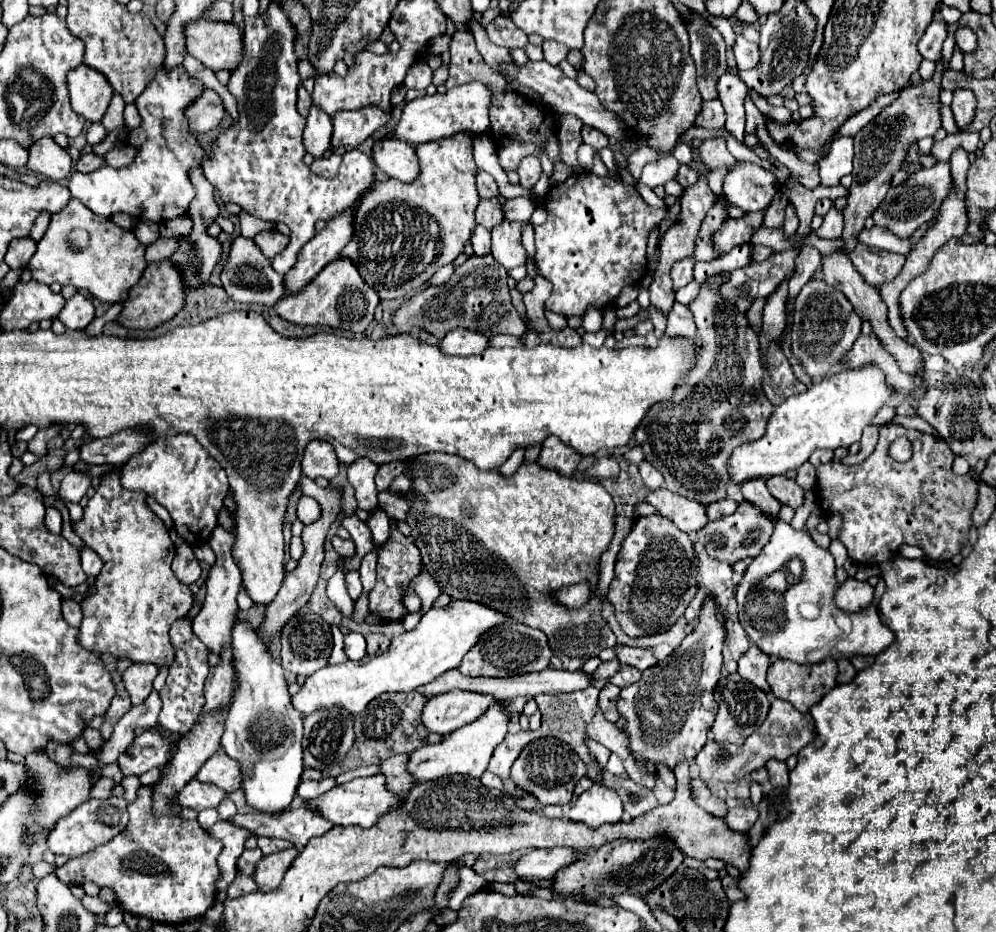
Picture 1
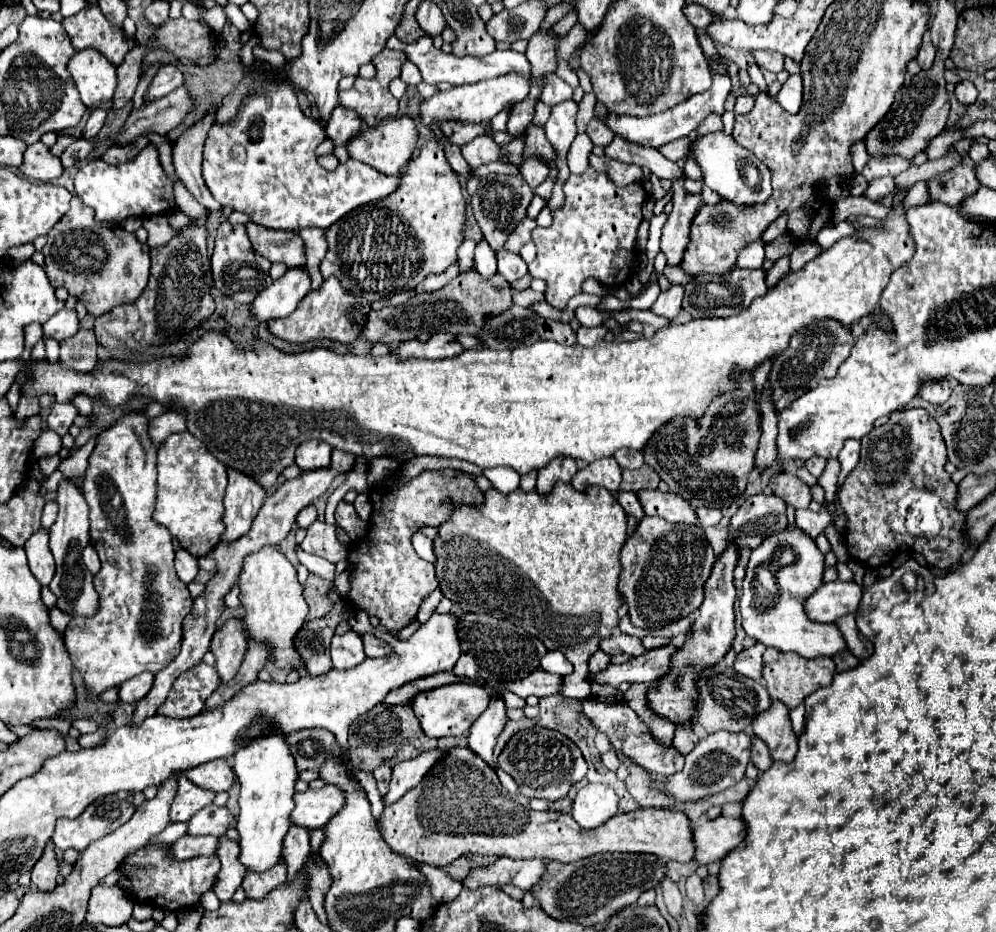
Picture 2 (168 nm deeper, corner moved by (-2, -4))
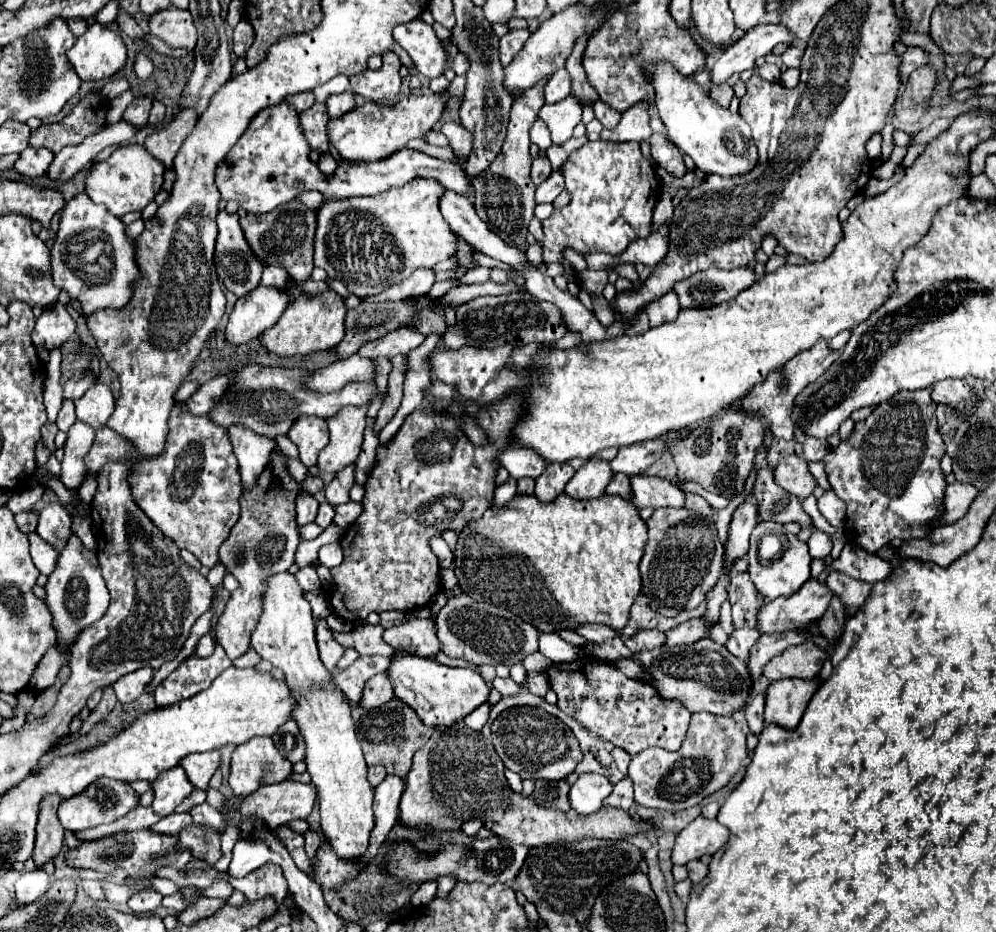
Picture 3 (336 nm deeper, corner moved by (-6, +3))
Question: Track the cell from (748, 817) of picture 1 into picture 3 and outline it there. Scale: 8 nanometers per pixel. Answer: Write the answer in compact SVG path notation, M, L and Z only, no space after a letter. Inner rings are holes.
M696 817L686 829L676 835L676 845L672 851L674 865L686 865L688 861L700 859L702 855L714 855L726 845L730 831L716 819Z

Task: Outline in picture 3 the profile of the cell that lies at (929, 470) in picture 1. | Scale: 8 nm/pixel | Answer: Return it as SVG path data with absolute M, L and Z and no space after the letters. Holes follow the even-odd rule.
M930 389L900 391L890 403L880 403L866 421L856 423L852 437L842 441L824 459L828 481L848 507L844 525L846 537L868 553L878 553L884 545L890 545L896 539L926 539L930 529L934 529L936 521L944 515L944 491L948 483L940 469L940 461L946 453L946 445L938 433L934 411L936 405L930 397Z

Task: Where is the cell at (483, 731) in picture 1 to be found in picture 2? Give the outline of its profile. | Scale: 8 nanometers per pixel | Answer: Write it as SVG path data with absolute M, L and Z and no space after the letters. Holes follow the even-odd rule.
M436 748L436 750L420 754L414 760L406 760L406 762L400 762L398 766L394 766L390 788L382 796L384 806L390 806L390 804L398 802L410 788L414 788L424 778L424 774L434 766L434 762L444 756L444 750L448 750L448 748L442 748L442 750Z

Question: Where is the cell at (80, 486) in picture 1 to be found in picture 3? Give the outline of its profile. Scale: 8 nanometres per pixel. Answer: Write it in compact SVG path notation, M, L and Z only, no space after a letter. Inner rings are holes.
M48 503L40 511L40 523L38 523L38 535L52 543L58 551L64 547L66 539L70 537L72 517L68 509L62 503Z

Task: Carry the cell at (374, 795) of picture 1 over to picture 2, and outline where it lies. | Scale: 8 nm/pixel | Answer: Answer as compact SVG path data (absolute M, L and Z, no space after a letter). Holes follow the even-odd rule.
M322 786L318 790L304 790L294 794L296 808L290 812L290 822L306 830L322 828L340 808L342 792L336 786Z

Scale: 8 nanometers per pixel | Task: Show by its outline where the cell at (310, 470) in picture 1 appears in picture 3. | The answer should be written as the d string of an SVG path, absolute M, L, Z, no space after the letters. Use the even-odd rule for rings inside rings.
M298 419L290 429L290 441L298 445L300 461L306 467L314 467L318 453L326 447L328 439L328 423L324 419Z

